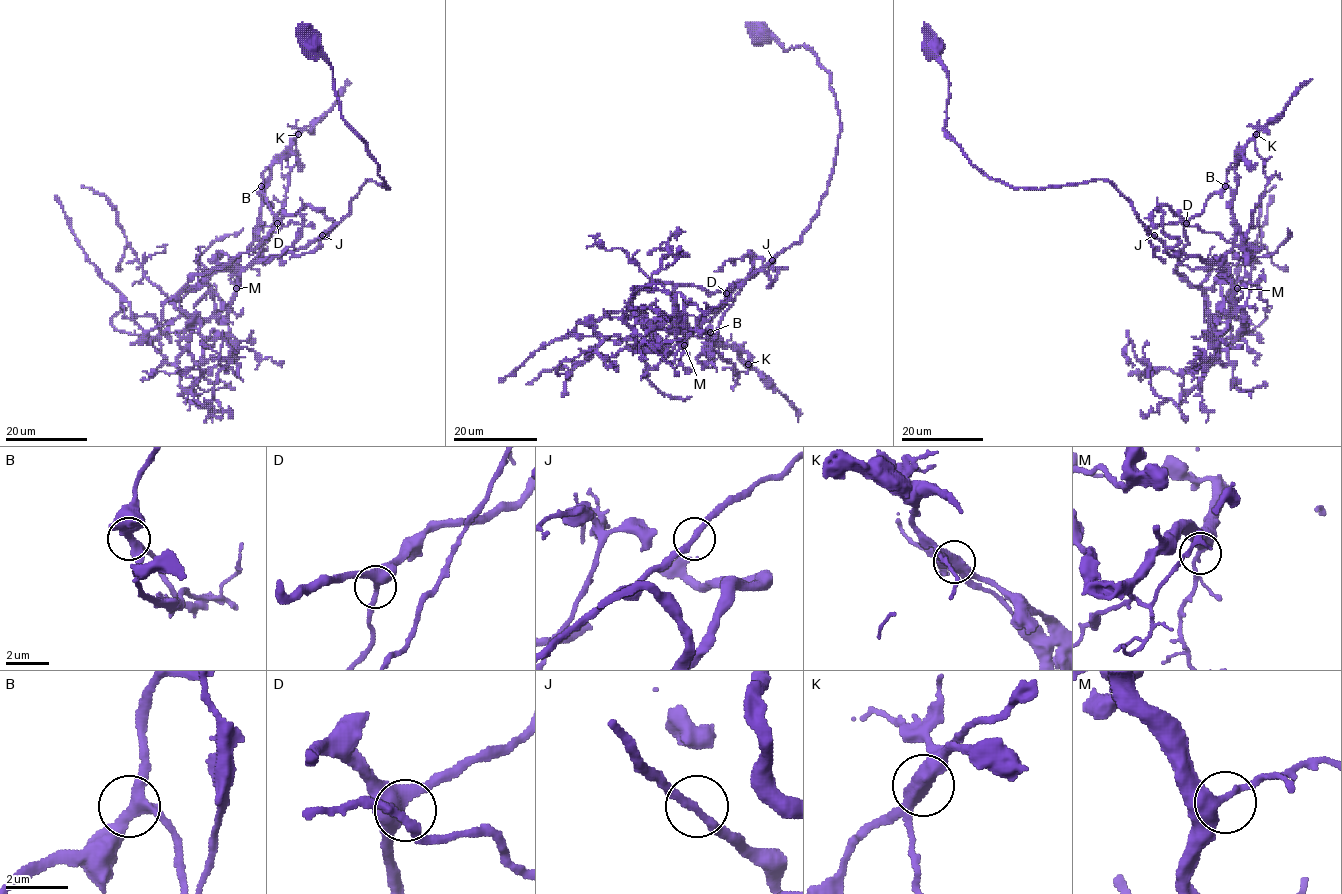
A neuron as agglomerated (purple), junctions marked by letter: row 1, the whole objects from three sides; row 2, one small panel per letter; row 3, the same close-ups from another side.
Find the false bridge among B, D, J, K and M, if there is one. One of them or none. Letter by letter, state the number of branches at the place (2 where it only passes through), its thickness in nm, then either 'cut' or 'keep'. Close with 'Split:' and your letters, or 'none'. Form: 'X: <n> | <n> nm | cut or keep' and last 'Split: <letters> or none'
B: 3 | 320 nm | keep
D: 3 | 440 nm | keep
J: 2 | 280 nm | keep
K: 2 | 600 nm | keep
M: 2 | 480 nm | keep
Split: none

